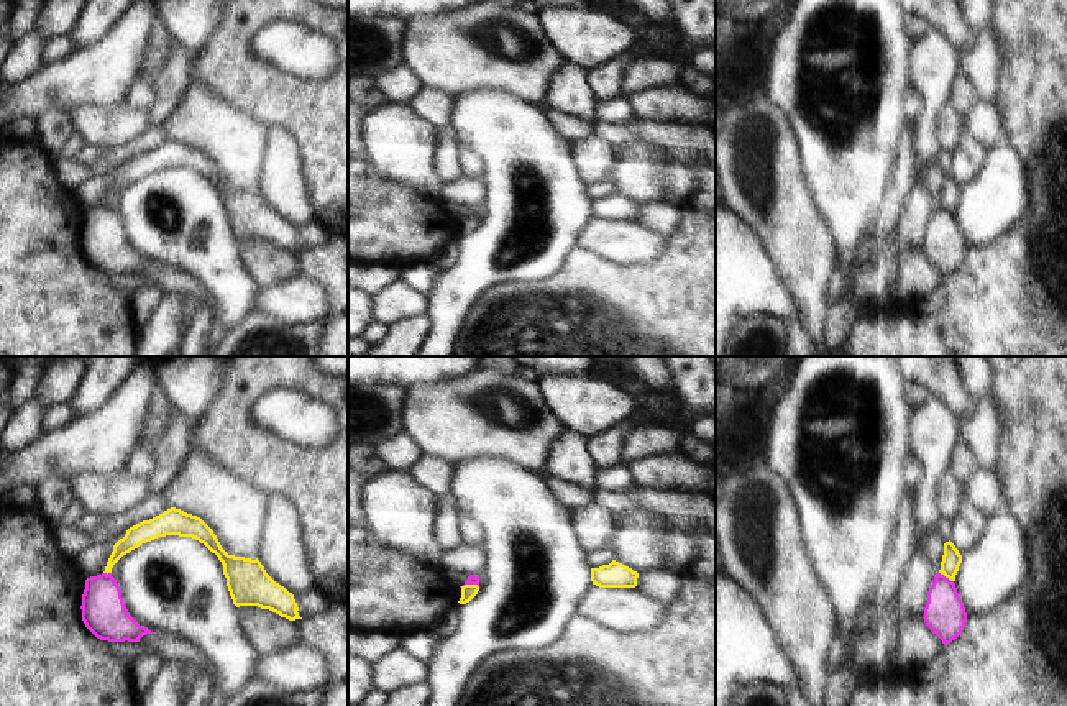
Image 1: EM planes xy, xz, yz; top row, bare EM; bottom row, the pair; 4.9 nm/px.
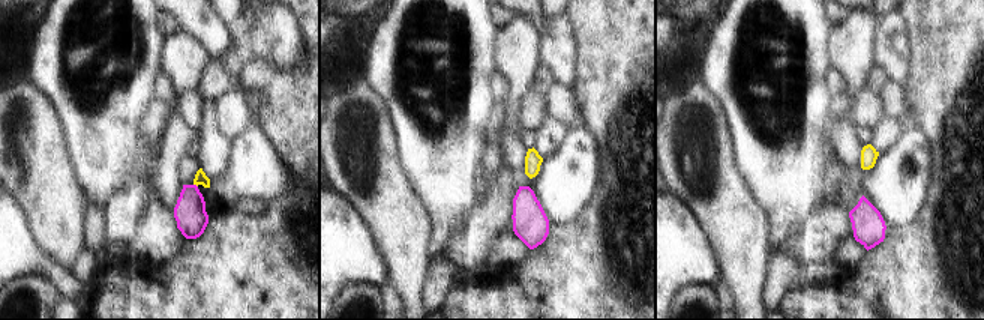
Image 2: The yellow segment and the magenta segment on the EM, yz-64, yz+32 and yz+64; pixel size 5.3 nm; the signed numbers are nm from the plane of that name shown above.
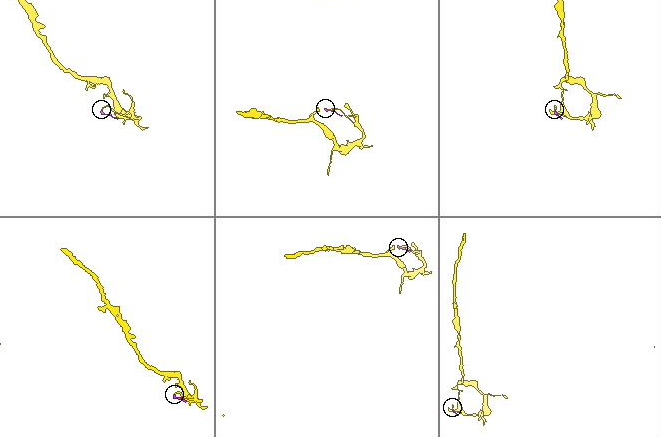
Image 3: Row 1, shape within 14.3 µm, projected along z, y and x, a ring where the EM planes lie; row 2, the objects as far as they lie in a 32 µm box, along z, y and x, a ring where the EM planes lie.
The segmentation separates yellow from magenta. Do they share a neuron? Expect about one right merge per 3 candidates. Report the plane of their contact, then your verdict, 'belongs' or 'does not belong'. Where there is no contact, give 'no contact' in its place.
yz | does not belong

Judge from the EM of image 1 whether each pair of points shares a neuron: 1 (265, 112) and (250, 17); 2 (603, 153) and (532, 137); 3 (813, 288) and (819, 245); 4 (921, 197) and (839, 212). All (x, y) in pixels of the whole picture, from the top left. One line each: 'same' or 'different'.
1: same
2: different
3: same
4: different

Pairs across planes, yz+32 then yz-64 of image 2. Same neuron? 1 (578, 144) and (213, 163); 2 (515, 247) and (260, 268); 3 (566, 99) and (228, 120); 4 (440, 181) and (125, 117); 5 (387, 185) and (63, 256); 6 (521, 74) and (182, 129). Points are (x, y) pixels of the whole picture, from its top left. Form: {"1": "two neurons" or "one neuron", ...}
{"1": "two neurons", "2": "two neurons", "3": "one neuron", "4": "one neuron", "5": "one neuron", "6": "one neuron"}

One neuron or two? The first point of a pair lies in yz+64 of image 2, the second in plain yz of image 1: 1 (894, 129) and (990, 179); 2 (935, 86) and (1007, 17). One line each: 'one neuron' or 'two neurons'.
1: two neurons
2: one neuron

